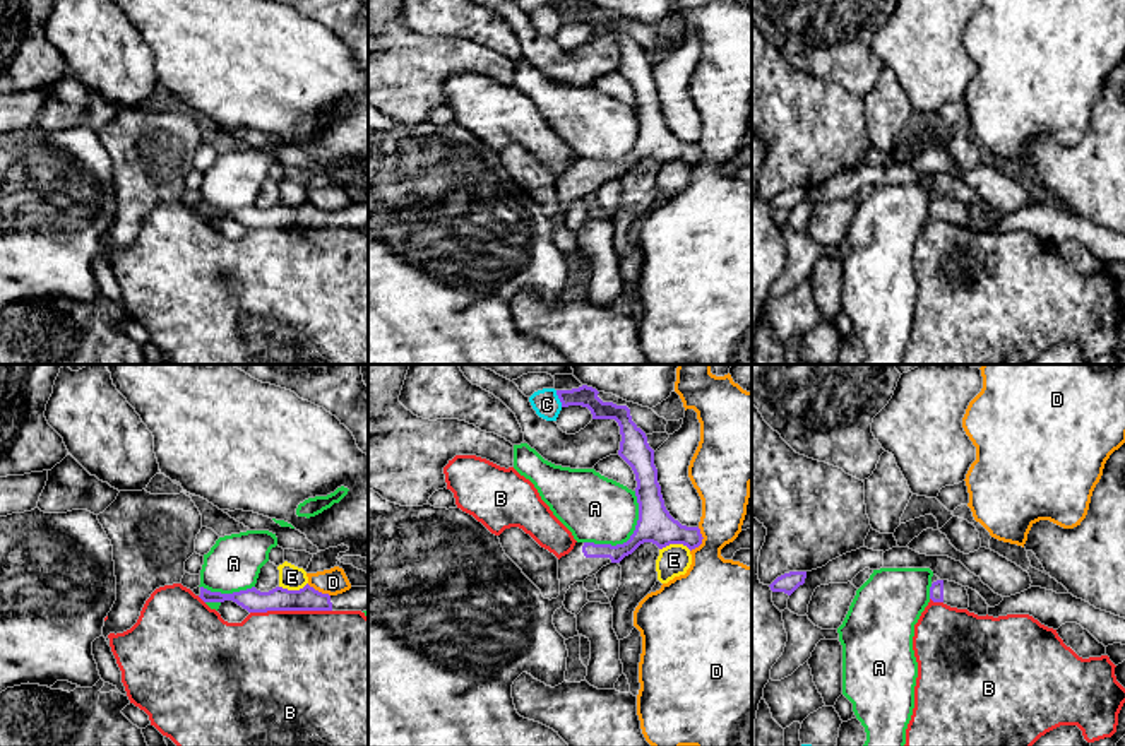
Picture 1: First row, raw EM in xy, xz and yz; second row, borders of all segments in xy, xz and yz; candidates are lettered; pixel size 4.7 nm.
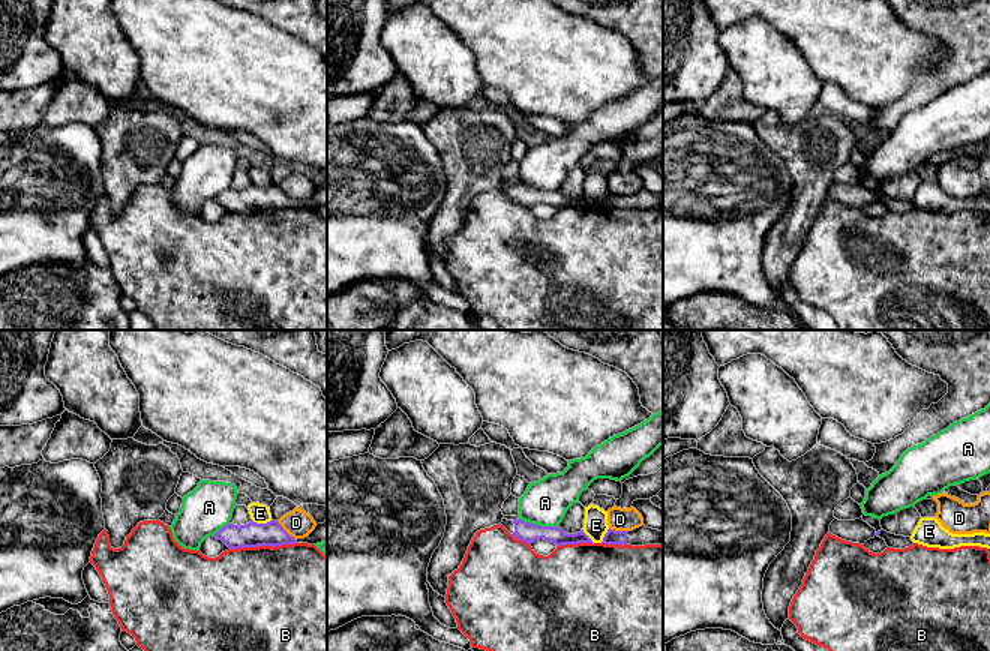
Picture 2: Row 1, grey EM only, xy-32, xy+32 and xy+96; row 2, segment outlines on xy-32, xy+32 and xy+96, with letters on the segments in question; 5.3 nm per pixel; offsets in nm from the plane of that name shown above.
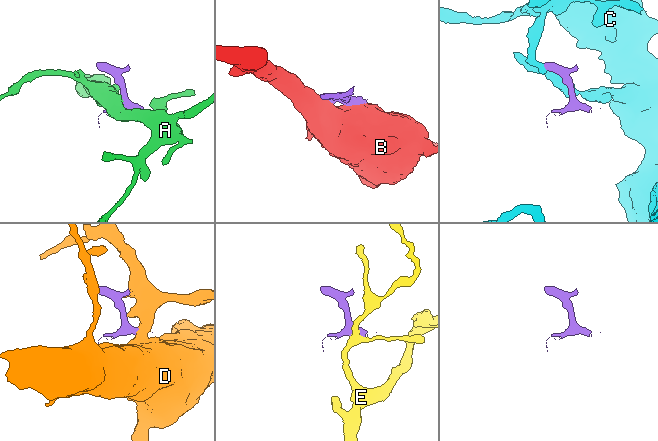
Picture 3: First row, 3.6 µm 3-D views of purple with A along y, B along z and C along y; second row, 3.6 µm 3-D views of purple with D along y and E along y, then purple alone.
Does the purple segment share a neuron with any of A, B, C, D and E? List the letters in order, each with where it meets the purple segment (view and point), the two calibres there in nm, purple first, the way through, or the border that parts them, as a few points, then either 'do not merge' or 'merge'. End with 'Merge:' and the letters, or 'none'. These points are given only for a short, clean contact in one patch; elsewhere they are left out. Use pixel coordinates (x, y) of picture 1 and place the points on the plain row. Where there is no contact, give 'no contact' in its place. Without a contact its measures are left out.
A: contact xz (630, 154); calibres 170 and 320 nm; border xz (636, 108), (634, 149), (615, 161), (584, 159); do not merge
B: contact xy (290, 226); calibres 110 and 500 nm; do not merge
C: contact xz (559, 14); calibres 100 and 130 nm; border xz (555, 7), (562, 23); do not merge
D: contact xz (701, 158); calibres 170 and 340 nm; border xz (699, 144), (702, 158), (690, 168); do not merge
E: contact xz (675, 159); calibres 170 and 150 nm; border xz (660, 165), (685, 161), (690, 166); do not merge
Merge: none

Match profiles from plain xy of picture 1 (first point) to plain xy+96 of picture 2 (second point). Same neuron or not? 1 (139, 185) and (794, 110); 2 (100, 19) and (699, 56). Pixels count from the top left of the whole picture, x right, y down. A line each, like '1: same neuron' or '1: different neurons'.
1: different neurons
2: different neurons

